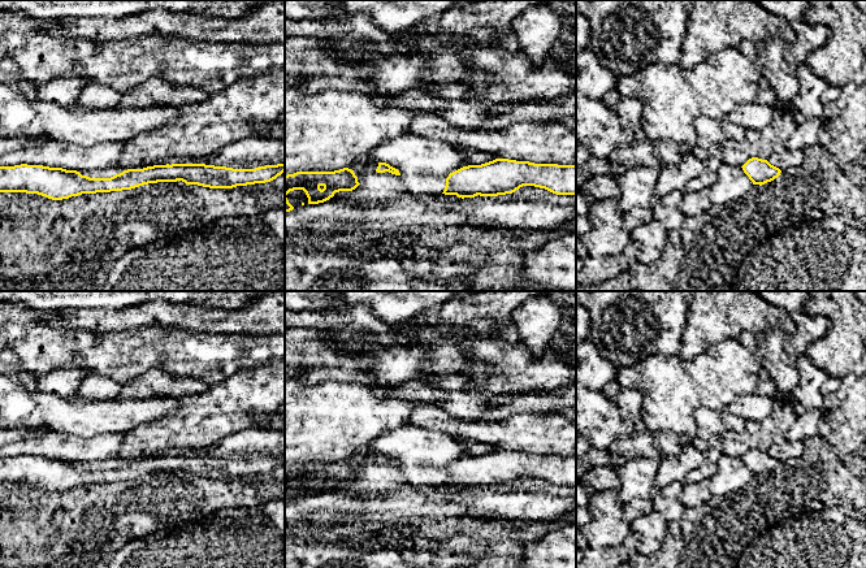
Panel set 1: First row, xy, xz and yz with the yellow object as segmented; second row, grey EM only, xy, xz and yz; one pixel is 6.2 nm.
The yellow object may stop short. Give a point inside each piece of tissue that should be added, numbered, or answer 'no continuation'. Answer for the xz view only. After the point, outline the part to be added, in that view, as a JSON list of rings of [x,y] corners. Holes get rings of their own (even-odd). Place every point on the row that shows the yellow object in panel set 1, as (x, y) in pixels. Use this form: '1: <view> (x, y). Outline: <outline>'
no continuation

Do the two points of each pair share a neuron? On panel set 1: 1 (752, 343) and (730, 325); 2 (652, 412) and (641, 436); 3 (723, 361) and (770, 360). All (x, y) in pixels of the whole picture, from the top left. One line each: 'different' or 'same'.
1: different
2: different
3: different

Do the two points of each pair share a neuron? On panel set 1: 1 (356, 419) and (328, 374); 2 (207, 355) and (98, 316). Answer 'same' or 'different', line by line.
1: different
2: different

